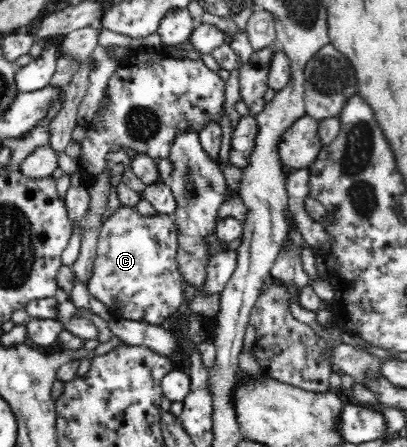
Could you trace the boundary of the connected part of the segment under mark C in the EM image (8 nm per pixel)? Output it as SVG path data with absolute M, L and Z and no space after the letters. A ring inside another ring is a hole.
M121 205L100 229L88 294L125 320L165 325L170 316L185 306L184 283L176 256L178 227L171 215L141 216L136 207Z

